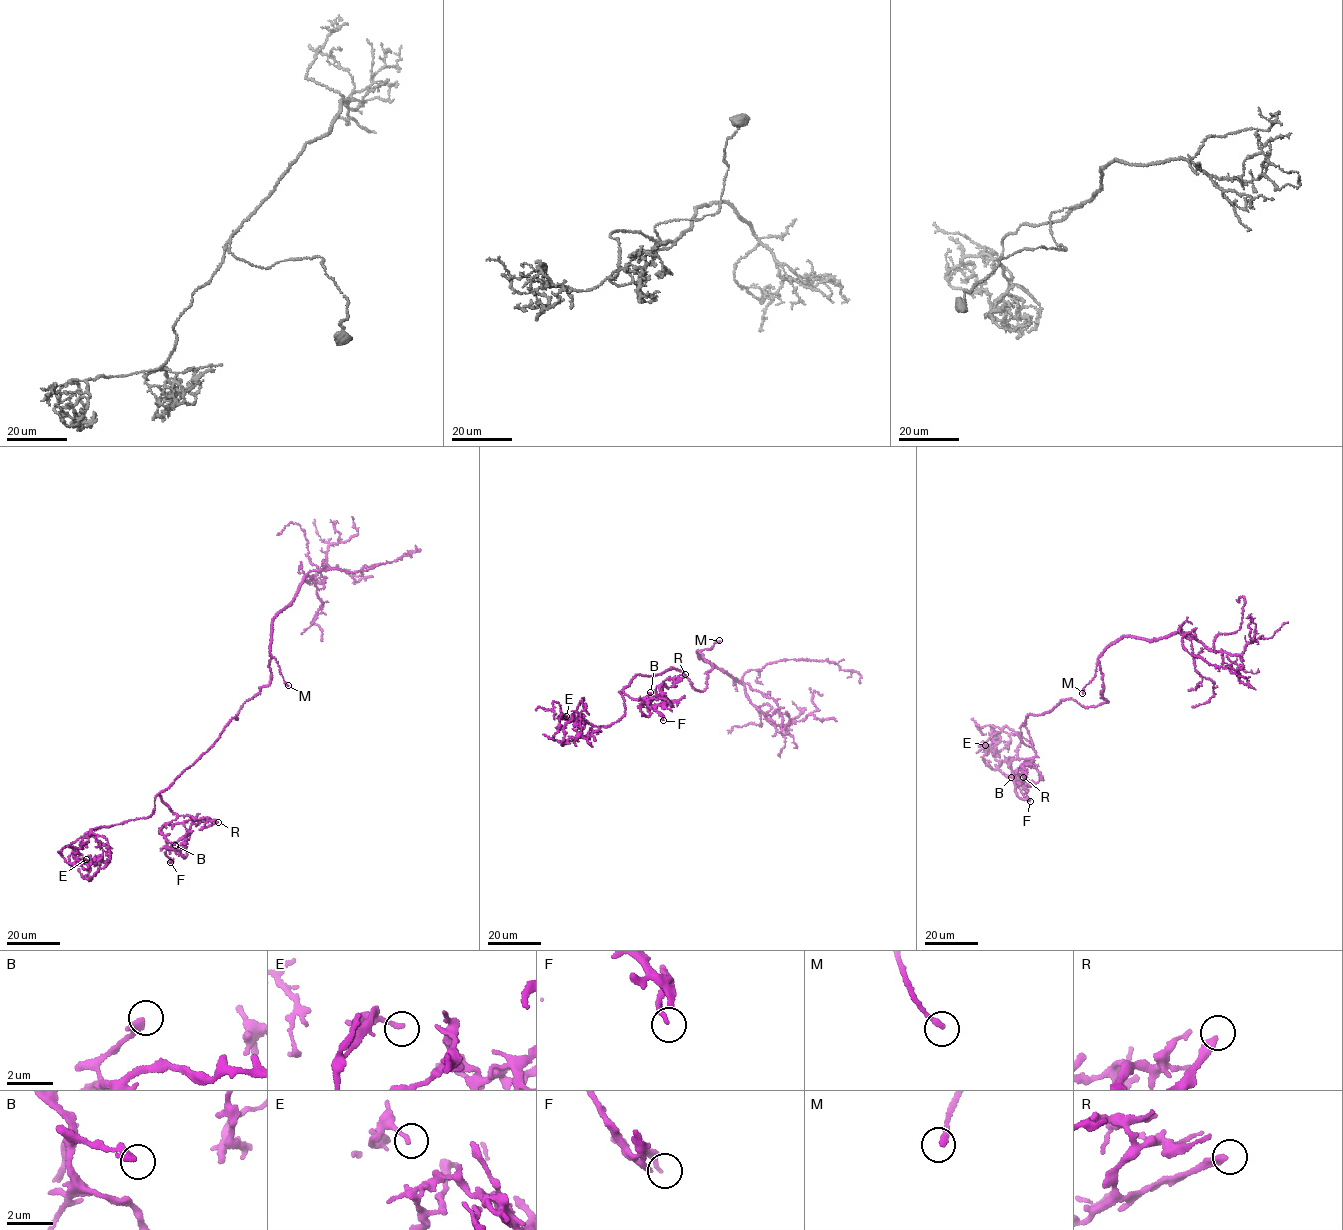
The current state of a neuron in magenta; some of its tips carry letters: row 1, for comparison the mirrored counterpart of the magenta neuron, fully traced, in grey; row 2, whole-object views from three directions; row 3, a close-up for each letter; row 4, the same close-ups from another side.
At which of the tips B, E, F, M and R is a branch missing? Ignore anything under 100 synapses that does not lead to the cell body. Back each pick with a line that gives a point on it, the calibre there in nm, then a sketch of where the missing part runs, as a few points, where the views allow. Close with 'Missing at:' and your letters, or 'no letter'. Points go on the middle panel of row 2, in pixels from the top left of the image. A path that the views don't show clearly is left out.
M: Place: (719, 640). Thickness 240 nm. Course of what is missing: (719, 640), (726, 633), (731, 616), (741, 608), (738, 601), (743, 594), (746, 596)
Missing at: M

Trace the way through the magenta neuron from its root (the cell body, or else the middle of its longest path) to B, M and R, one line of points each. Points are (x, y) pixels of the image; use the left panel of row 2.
B: (239, 711), (237, 719), (228, 721), (211, 746), (159, 793), (161, 801), (177, 815), (160, 830), (175, 845)
M: (239, 711), (270, 683), (270, 654), (288, 685)
R: (239, 711), (237, 719), (228, 721), (211, 746), (159, 793), (174, 813), (204, 818), (206, 826), (218, 822)

